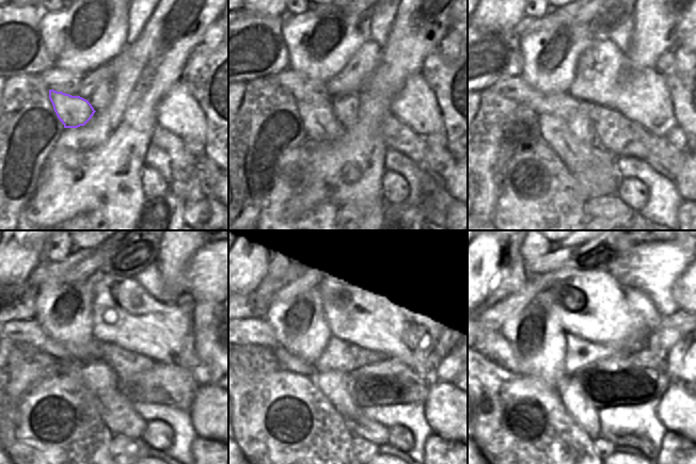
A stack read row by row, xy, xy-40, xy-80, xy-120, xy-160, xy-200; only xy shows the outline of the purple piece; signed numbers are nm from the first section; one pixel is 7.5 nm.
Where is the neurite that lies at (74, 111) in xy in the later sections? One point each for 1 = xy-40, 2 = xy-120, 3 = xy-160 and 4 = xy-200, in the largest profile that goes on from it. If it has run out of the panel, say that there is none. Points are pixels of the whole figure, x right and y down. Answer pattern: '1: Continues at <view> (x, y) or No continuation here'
1: Continues at xy-40 (313, 117)
2: Continues at xy-120 (117, 412)
3: Continues at xy-160 (361, 426)
4: Continues at xy-200 (631, 441).

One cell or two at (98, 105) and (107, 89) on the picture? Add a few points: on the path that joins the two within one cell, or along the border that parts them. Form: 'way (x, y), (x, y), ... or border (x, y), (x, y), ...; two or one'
way (98, 100), (103, 93); one

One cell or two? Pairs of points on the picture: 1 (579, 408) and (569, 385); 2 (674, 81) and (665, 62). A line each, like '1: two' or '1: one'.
1: one
2: one

